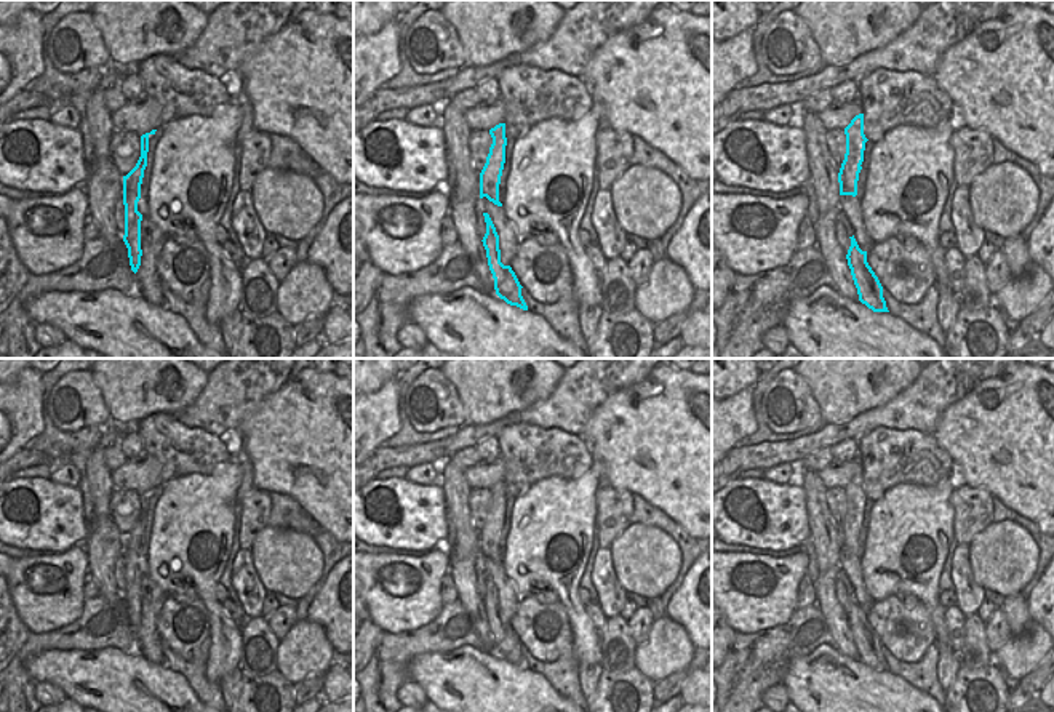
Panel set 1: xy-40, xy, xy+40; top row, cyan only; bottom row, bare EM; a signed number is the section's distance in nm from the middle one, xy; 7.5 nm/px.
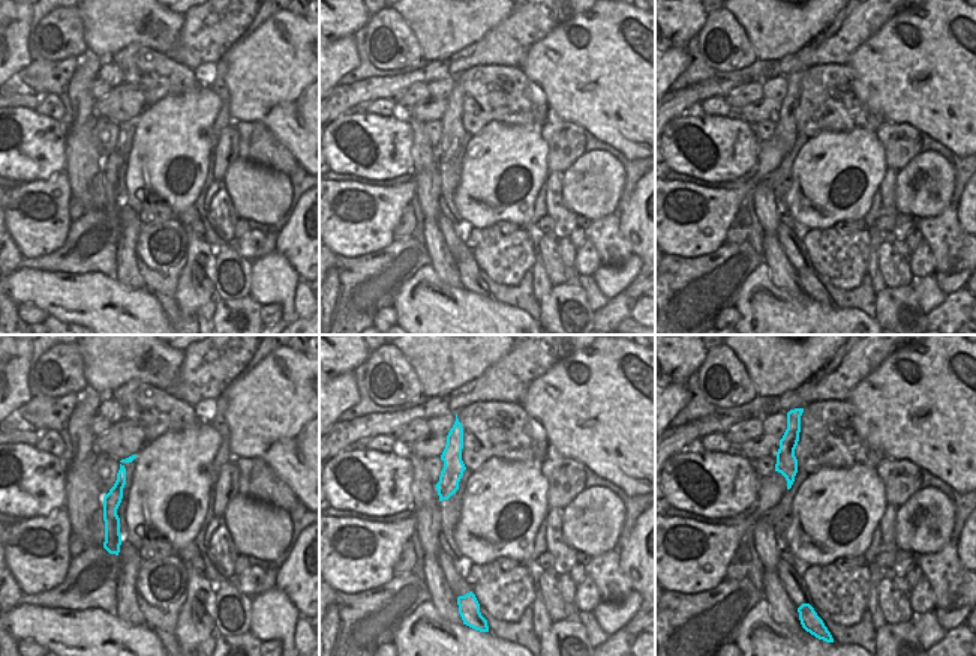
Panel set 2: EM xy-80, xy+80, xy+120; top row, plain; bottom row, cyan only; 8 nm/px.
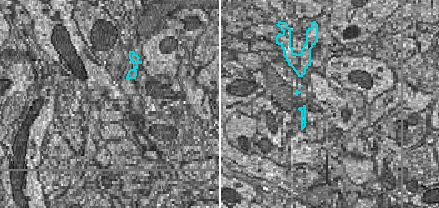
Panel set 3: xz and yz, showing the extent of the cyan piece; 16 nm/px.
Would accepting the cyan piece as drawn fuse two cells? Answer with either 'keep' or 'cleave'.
cleave

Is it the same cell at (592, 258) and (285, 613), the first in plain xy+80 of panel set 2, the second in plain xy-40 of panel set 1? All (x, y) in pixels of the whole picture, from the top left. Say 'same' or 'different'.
same

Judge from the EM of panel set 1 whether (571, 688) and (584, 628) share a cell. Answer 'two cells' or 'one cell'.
two cells

